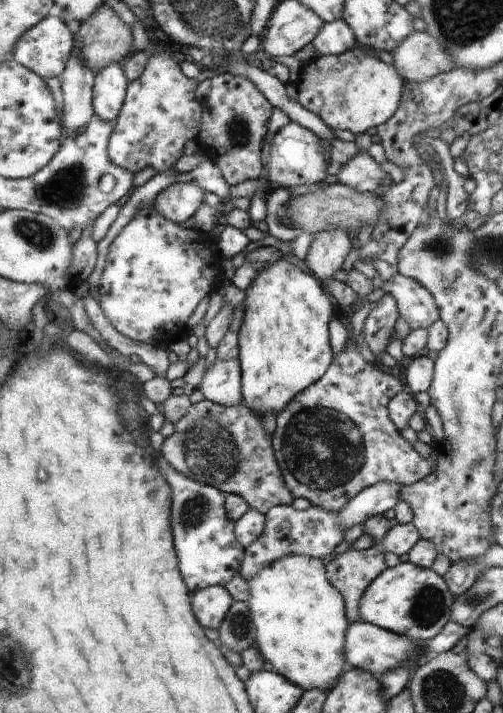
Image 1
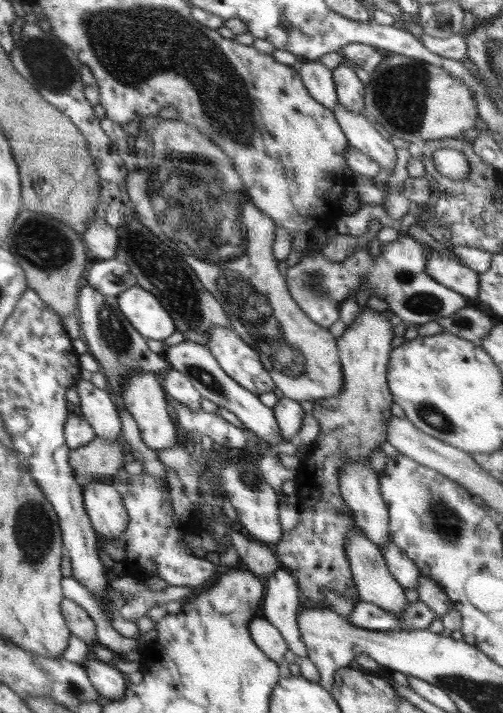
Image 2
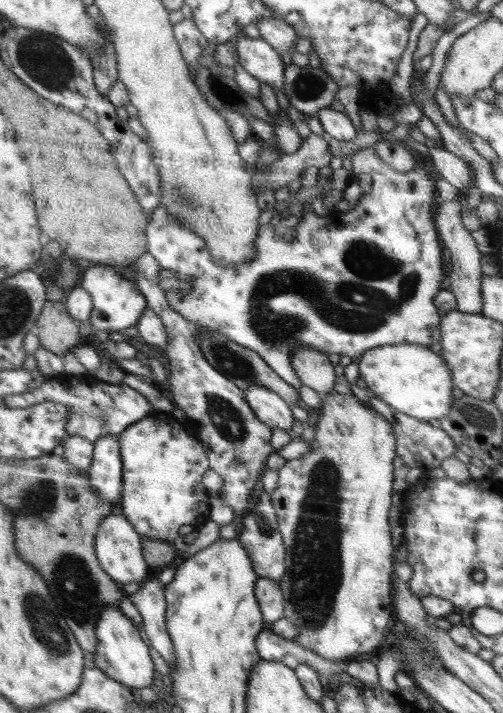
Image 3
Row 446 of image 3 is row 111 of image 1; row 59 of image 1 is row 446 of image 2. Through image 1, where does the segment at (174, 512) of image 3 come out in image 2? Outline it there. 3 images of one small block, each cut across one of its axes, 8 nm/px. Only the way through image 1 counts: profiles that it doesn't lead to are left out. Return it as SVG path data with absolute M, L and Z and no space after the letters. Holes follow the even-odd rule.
M134 371L122 383L124 406L140 429L142 442L152 450L168 449L178 444L175 422L167 411L166 396L164 387L152 371Z

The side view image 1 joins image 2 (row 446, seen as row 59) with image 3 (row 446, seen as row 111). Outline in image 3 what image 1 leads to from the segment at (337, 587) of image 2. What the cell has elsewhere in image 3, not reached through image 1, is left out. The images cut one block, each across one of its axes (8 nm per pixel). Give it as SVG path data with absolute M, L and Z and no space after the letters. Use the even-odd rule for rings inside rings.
M334 390L321 394L322 405L319 406L318 420L314 426L314 440L310 441L310 451L300 455L300 458L287 460L284 466L278 471L278 484L271 492L271 502L277 515L279 534L282 536L285 547L285 574L279 581L279 588L282 591L284 605L284 617L298 627L298 637L292 642L300 644L307 650L312 650L321 658L340 663L348 658L358 657L361 654L378 650L380 642L384 640L386 626L392 618L393 598L390 596L391 576L394 572L393 545L391 544L391 528L389 522L389 511L392 507L392 486L394 484L393 462L396 458L396 437L390 422L386 420L374 407L369 406L368 401L362 402L354 393L346 395Z

